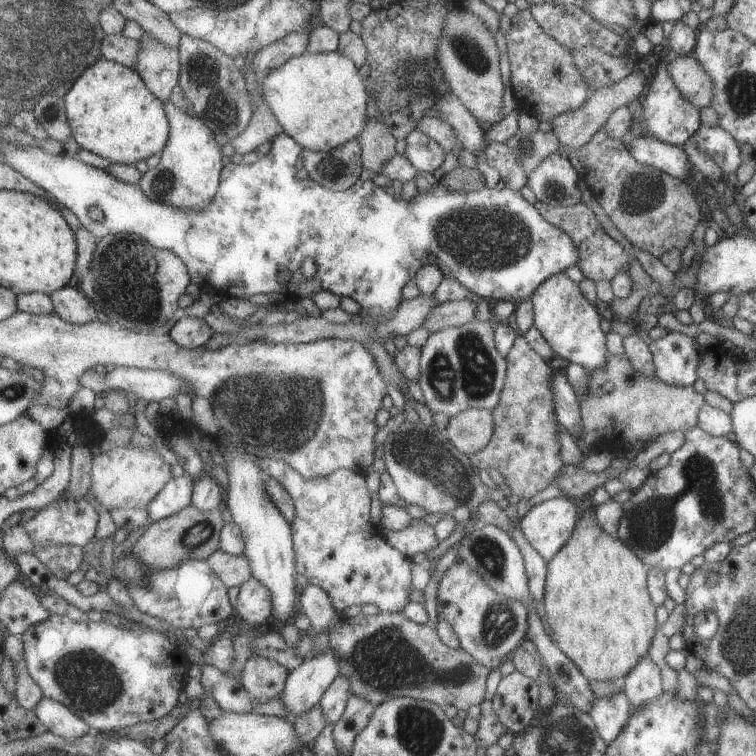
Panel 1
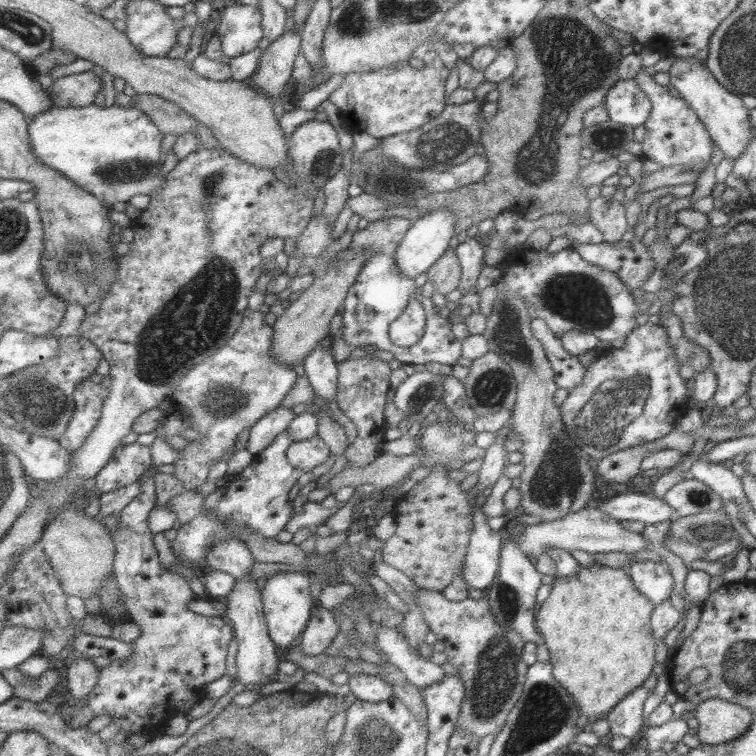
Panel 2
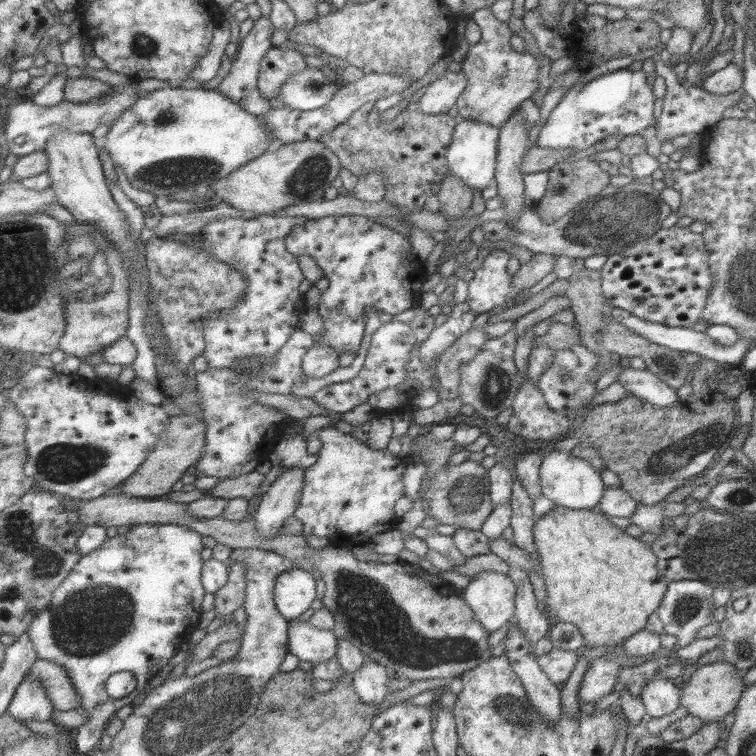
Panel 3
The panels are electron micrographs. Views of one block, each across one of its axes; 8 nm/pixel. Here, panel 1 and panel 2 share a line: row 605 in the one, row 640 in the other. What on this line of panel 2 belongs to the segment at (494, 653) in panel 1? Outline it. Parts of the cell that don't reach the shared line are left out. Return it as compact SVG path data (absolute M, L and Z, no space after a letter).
M419 588L418 600L429 631L444 645L447 663L455 668L457 677L466 686L461 714L454 730L465 730L477 740L497 734L522 694L528 668L522 662L525 643L513 631L505 631L497 625L490 603L484 596L477 600L466 597L449 601L440 591Z

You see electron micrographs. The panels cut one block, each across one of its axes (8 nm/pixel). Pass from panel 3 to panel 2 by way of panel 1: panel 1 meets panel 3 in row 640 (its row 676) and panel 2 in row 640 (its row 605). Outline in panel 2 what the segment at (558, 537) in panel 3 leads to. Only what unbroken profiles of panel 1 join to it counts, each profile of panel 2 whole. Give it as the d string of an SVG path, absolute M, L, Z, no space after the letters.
M578 563L569 578L554 577L548 597L535 609L535 625L548 649L553 679L563 686L575 702L578 714L586 716L588 722L605 719L620 699L652 674L656 649L650 628L652 608L653 604L633 586L628 573L596 563L593 566Z

